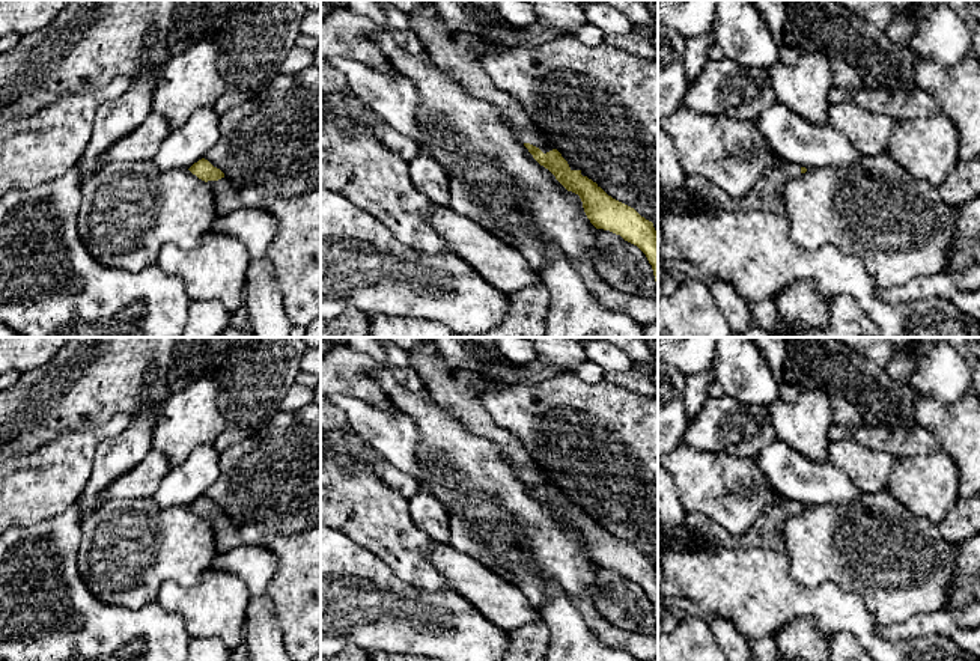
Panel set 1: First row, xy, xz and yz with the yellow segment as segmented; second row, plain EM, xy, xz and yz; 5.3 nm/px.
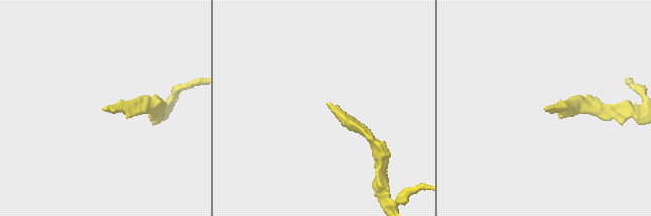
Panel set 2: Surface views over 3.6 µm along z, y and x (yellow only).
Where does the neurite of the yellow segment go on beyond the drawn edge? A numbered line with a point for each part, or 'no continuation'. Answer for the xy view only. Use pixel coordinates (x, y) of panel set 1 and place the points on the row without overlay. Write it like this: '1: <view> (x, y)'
1: xy (226, 535)

